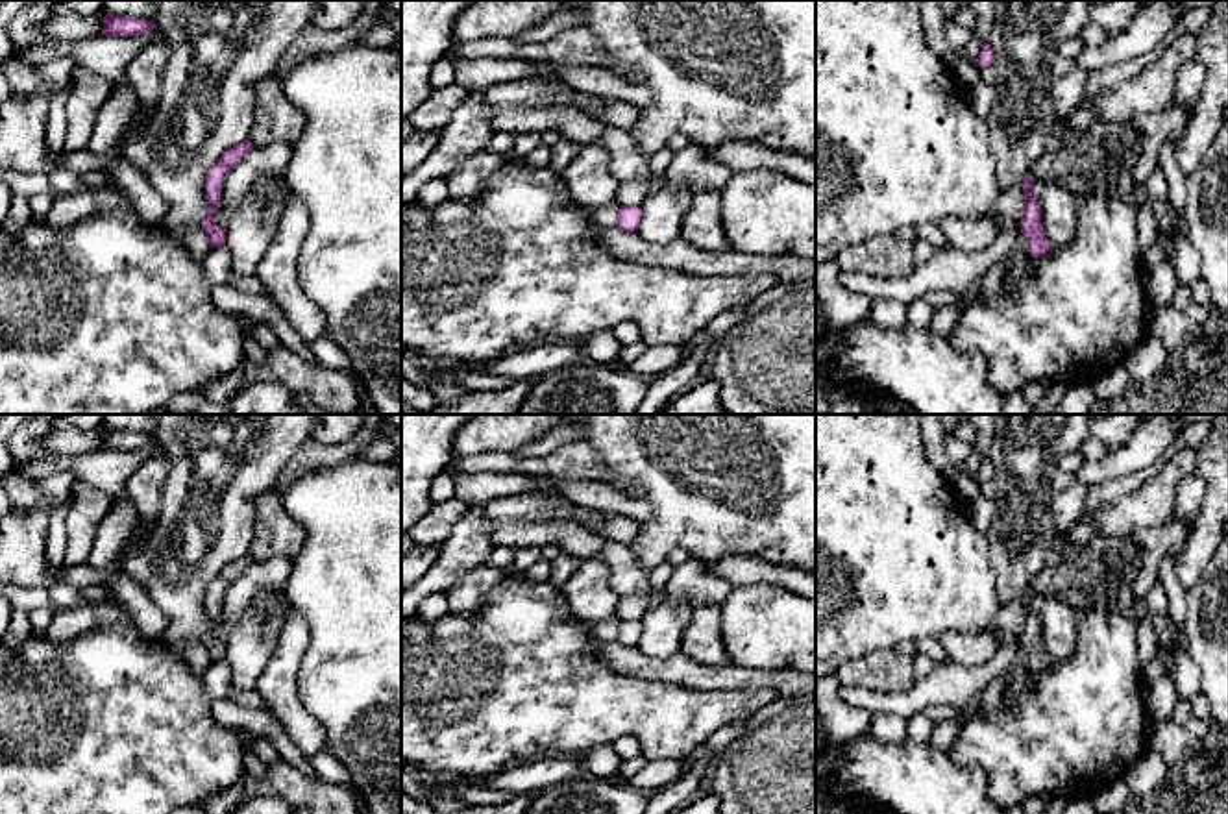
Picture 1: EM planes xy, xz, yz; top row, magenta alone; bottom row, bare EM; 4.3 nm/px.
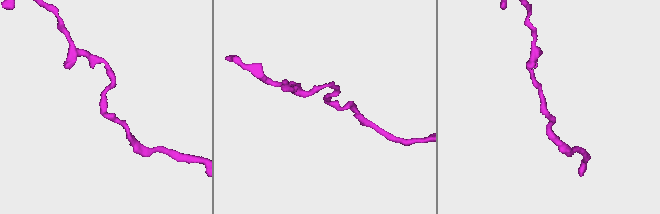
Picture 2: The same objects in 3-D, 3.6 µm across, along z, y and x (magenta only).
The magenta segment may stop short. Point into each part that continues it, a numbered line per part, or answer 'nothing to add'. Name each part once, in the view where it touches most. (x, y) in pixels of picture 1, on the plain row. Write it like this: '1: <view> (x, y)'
nothing to add

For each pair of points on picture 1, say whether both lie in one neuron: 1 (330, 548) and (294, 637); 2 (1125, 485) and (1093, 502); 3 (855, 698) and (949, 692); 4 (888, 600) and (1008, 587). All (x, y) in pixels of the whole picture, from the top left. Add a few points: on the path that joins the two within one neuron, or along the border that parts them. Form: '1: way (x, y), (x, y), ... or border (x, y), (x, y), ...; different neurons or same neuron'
1: border (291, 607), (309, 629), (302, 659); different neurons
2: way (1117, 489), (1101, 494); same neuron
3: way (879, 702), (910, 702), (925, 692); same neuron
4: border (990, 546), (997, 611), (986, 626); different neurons

